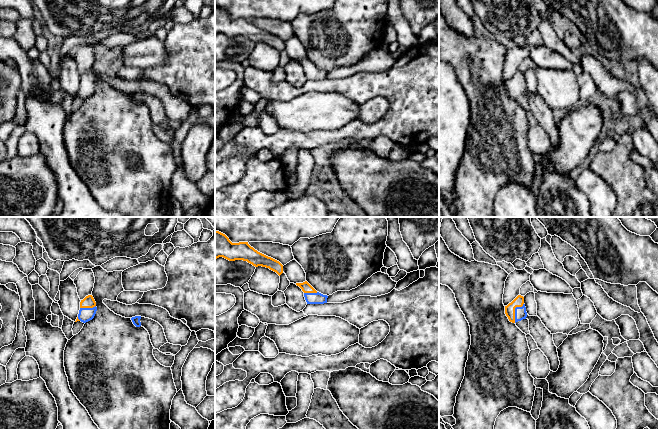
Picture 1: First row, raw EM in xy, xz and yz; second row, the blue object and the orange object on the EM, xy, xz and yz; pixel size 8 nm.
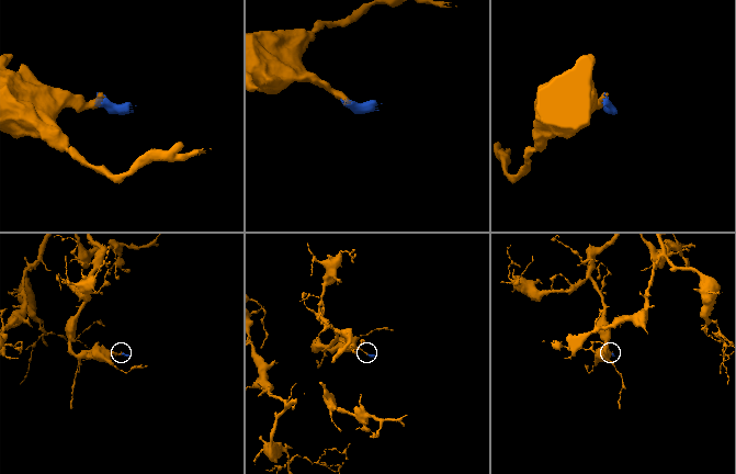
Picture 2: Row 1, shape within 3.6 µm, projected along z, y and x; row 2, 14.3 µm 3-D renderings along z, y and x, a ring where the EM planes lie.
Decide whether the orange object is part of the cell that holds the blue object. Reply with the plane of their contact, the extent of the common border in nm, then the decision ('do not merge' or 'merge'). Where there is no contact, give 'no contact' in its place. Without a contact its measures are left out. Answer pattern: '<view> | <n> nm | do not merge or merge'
yz | 180 nm | merge

